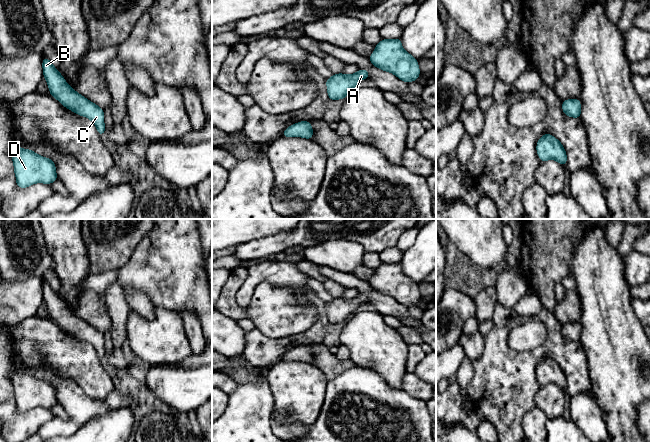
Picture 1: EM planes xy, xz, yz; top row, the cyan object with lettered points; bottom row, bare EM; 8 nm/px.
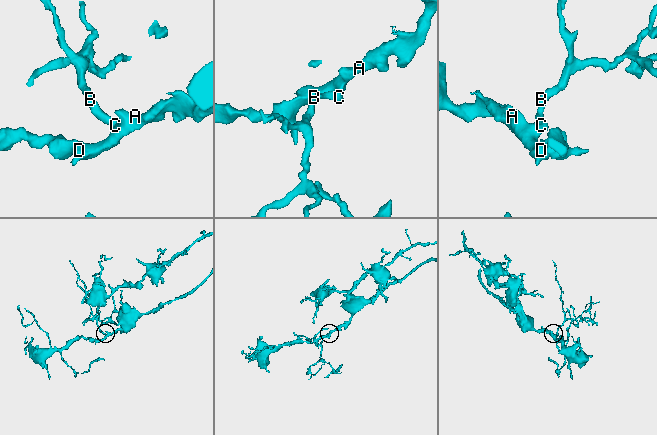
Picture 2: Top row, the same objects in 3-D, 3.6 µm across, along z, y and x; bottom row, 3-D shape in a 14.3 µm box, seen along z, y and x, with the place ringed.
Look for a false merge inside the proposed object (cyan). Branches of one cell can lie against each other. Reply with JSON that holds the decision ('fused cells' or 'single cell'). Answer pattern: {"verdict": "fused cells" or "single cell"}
{"verdict": "single cell"}

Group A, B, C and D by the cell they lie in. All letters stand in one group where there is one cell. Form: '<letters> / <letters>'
A B C D

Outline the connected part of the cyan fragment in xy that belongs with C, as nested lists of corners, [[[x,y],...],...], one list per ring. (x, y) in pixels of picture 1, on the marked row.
[[[46,56],[43,58],[42,68],[50,95],[75,114],[90,119],[96,126],[98,134],[102,136],[106,129],[104,110],[76,92]]]

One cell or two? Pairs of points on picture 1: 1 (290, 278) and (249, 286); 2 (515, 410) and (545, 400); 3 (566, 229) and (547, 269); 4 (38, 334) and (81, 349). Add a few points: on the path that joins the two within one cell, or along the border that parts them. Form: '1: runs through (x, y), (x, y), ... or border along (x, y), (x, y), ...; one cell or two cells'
1: runs through (280, 276), (259, 276); one cell
2: border along (541, 386), (535, 397), (535, 406); two cells
3: runs through (556, 239), (547, 248), (547, 259); one cell
4: runs through (49, 344), (57, 349), (70, 349); one cell

